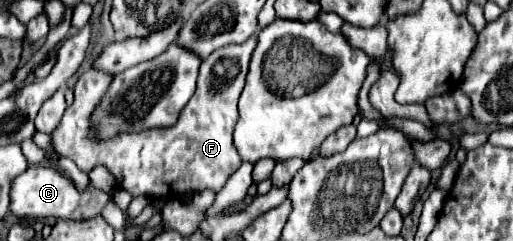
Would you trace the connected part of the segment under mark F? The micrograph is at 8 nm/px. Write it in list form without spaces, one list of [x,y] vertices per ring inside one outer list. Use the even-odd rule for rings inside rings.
[[[252,35],[244,45],[226,45],[224,49],[218,49],[202,61],[200,65],[200,75],[198,75],[198,87],[194,97],[188,101],[188,105],[182,109],[178,123],[174,127],[162,127],[162,129],[146,129],[140,133],[120,133],[114,139],[108,141],[94,141],[88,133],[90,129],[90,113],[98,105],[98,101],[104,95],[104,89],[108,89],[112,75],[88,69],[86,73],[80,75],[76,87],[74,87],[74,103],[66,109],[60,125],[50,133],[50,141],[54,151],[60,155],[72,159],[80,171],[92,171],[96,165],[104,165],[116,179],[116,187],[128,191],[132,197],[138,195],[148,195],[150,199],[158,201],[170,201],[170,199],[180,199],[186,193],[196,193],[204,189],[220,191],[224,187],[224,181],[242,165],[242,159],[232,143],[232,131],[238,121],[238,97],[244,89],[244,79],[248,73],[248,61],[250,55],[256,47],[256,35]]]

